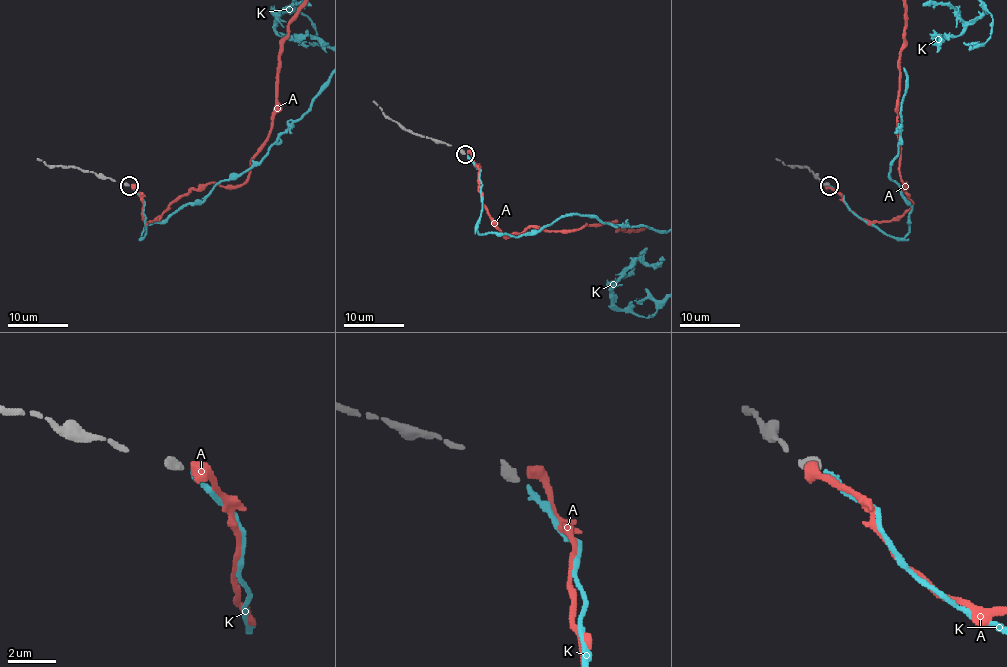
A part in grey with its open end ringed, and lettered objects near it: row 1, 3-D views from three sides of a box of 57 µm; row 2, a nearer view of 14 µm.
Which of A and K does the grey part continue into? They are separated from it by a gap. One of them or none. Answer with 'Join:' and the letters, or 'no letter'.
Join: K

